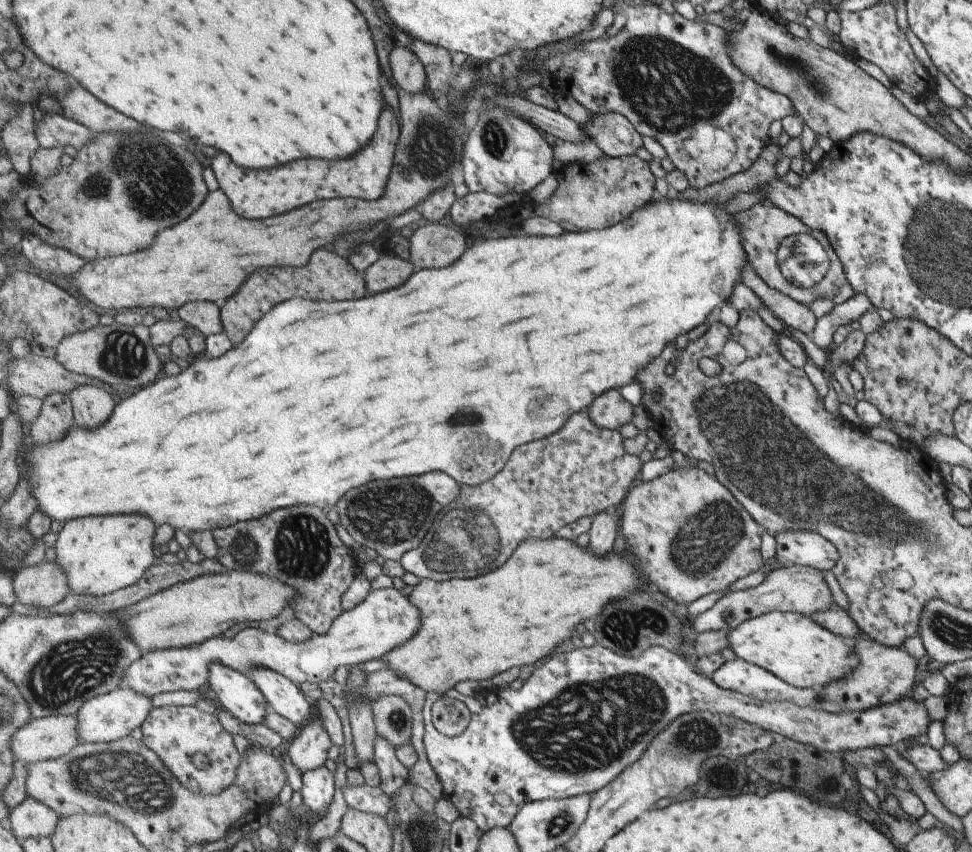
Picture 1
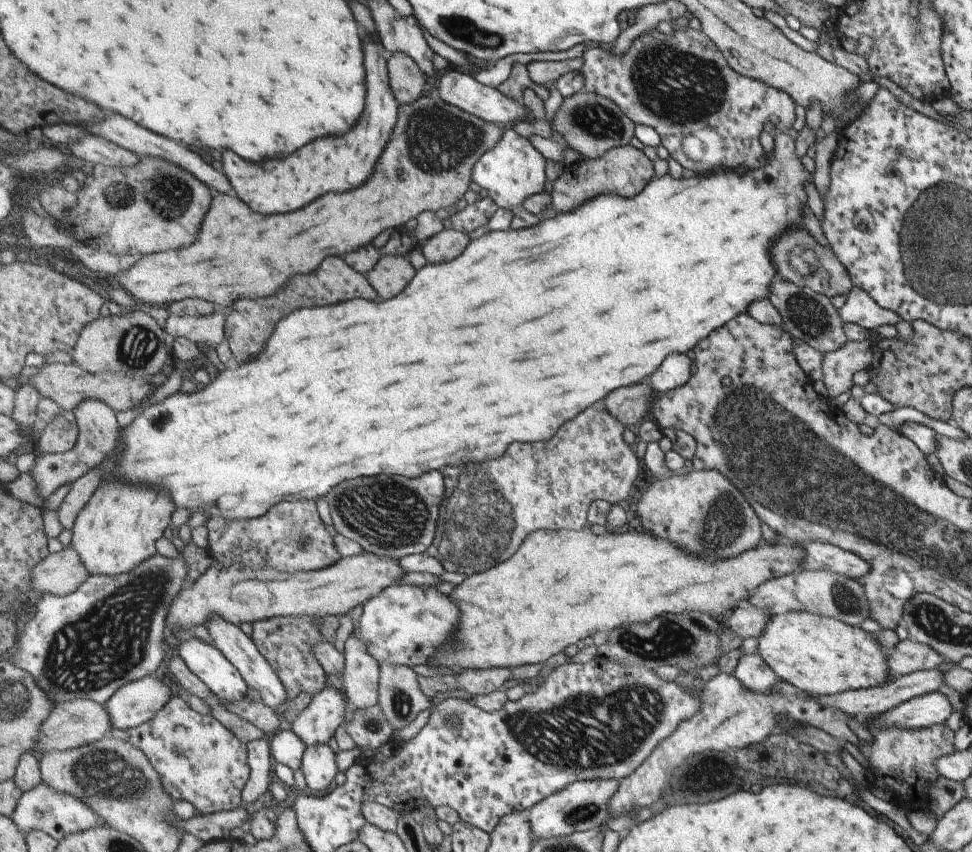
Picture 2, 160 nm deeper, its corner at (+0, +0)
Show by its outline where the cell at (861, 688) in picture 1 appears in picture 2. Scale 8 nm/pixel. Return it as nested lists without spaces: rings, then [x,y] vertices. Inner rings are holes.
[[[910,639],[897,642],[886,655],[887,674],[891,680],[915,671],[937,669],[944,661],[927,644],[919,644]]]

